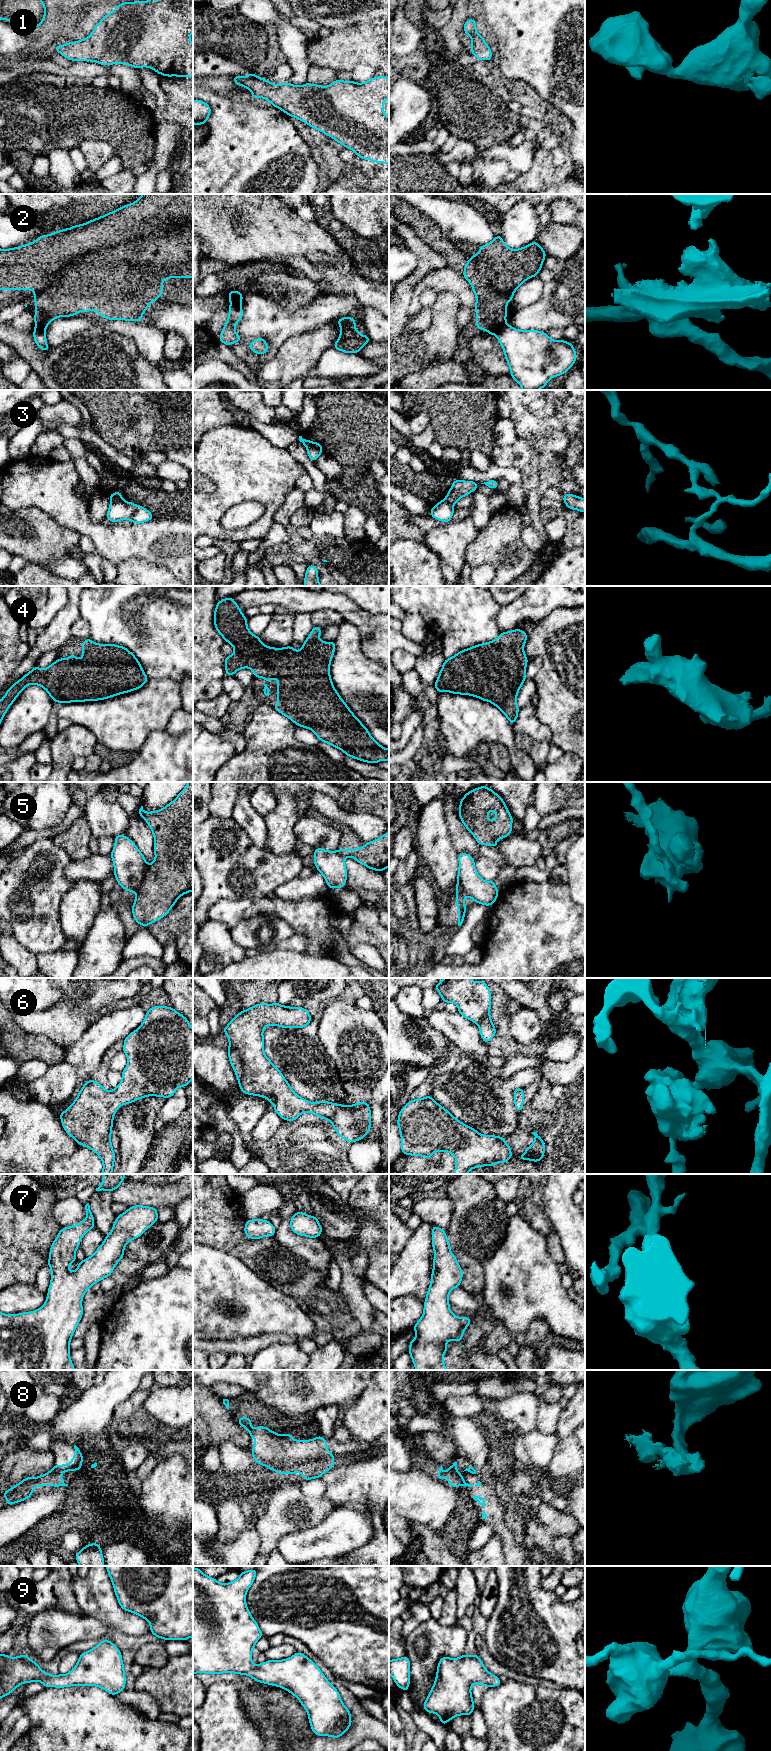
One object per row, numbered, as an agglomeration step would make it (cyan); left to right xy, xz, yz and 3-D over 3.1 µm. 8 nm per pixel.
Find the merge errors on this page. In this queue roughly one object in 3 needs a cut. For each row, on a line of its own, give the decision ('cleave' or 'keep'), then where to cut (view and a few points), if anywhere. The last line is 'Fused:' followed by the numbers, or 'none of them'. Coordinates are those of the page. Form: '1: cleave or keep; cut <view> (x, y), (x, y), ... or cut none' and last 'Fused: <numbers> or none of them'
1: keep; cut none
2: cleave; cut xz (230, 304), (240, 306)
3: cleave; cut xz (307, 448), (317, 448), (322, 452)
4: keep; cut none
5: cleave; cut xy (148, 864), (146, 875), (136, 892)
6: keep; cut none
7: keep; cut none
8: cleave; cut xy (54, 1466), (60, 1472)
9: keep; cut none
Fused: 2, 3, 5, 8

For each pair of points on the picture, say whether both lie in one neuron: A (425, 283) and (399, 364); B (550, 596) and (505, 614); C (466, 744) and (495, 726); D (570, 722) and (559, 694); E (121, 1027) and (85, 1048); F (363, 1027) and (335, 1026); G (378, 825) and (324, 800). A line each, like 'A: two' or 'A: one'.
A: two
B: one
C: one
D: one
E: one
F: one
G: one

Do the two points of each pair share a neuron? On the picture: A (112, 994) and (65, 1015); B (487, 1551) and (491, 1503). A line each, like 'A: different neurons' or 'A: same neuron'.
A: same neuron
B: different neurons

